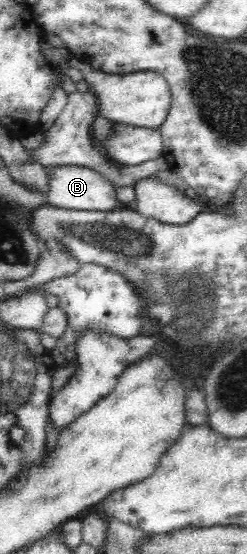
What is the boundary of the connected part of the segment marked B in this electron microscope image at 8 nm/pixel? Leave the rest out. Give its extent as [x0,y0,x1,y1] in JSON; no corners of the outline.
[46,165,121,212]

